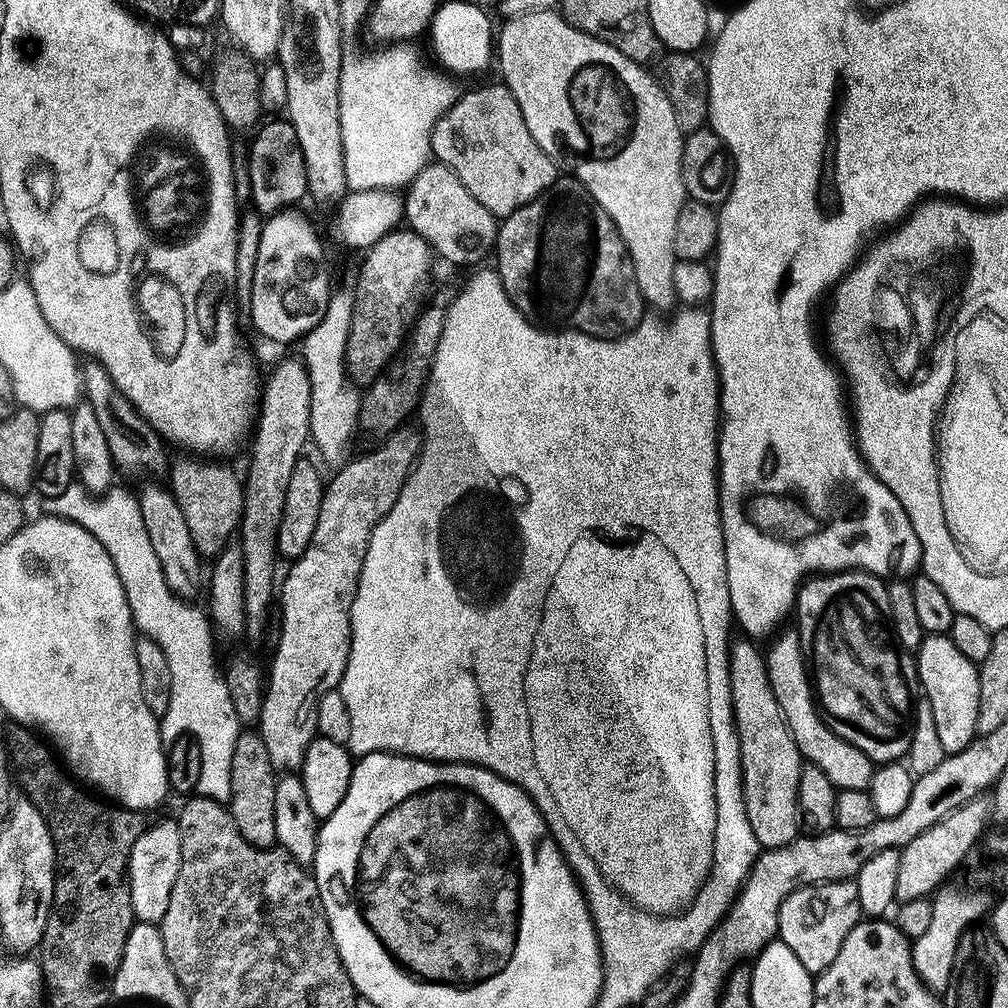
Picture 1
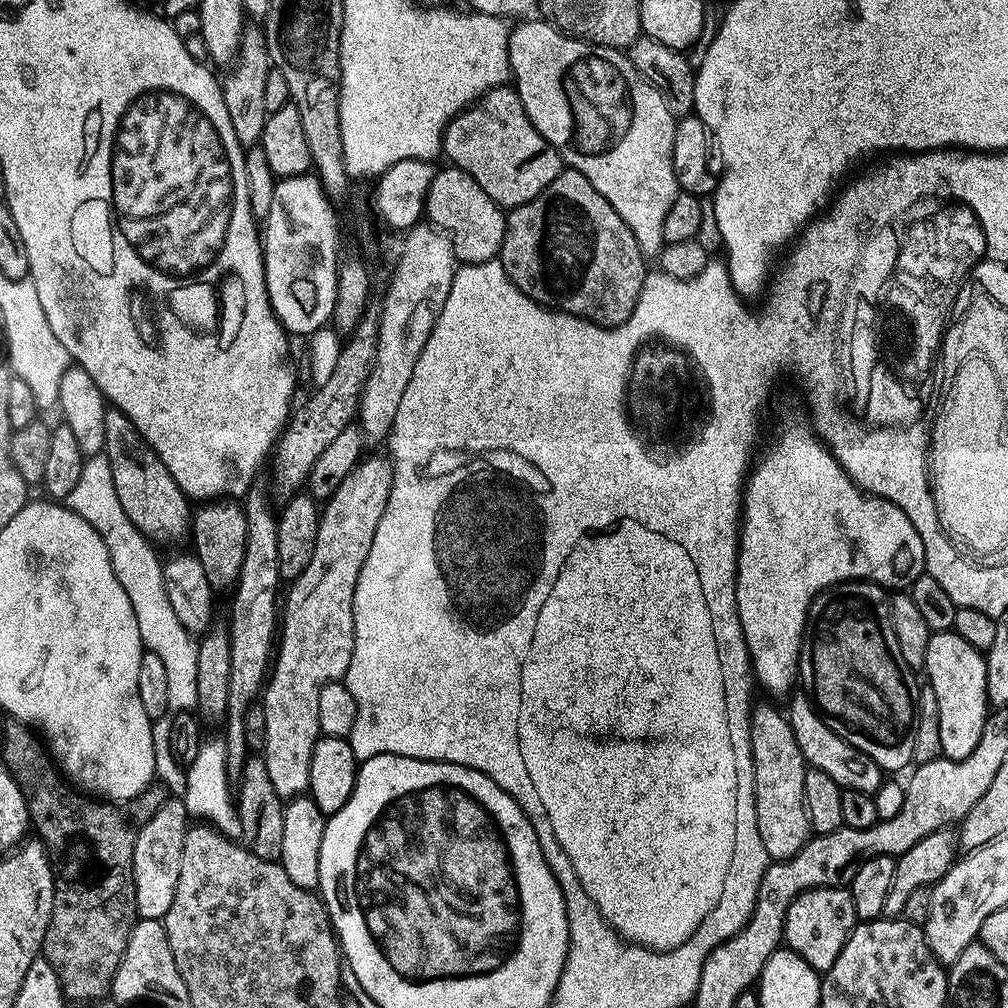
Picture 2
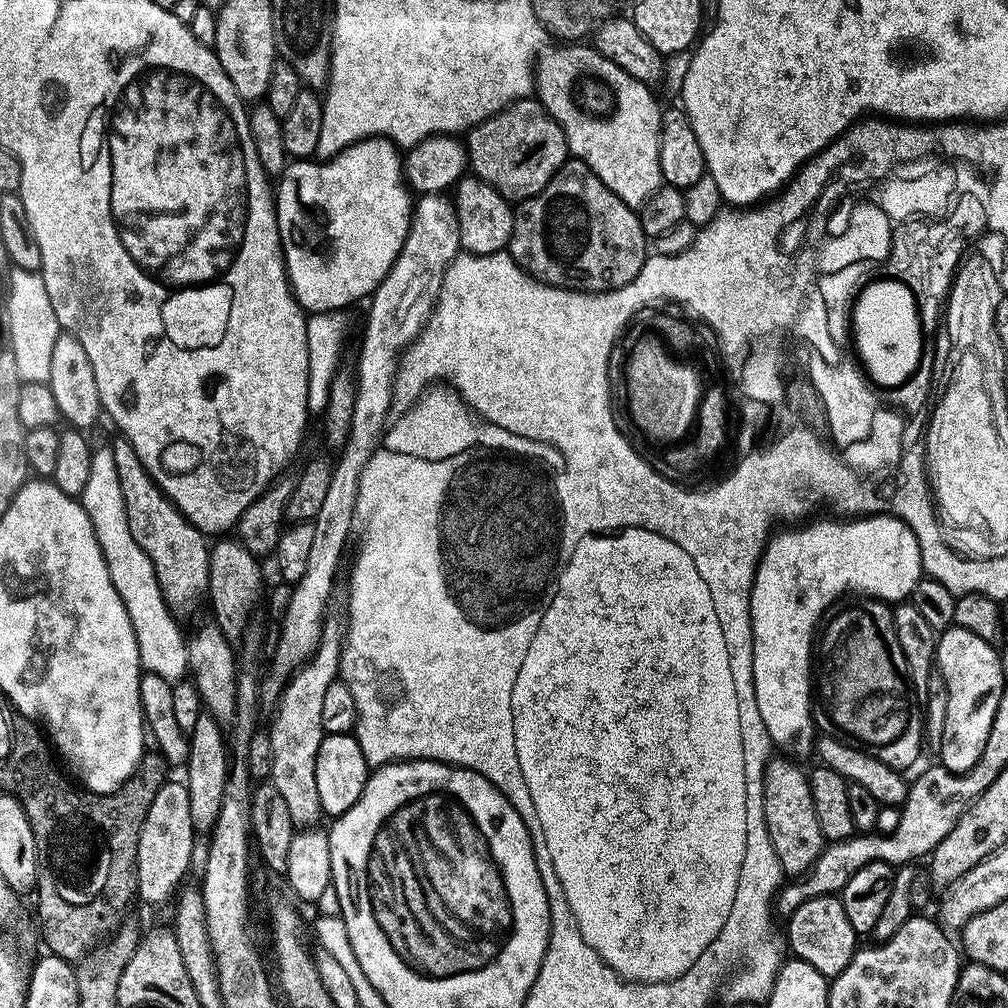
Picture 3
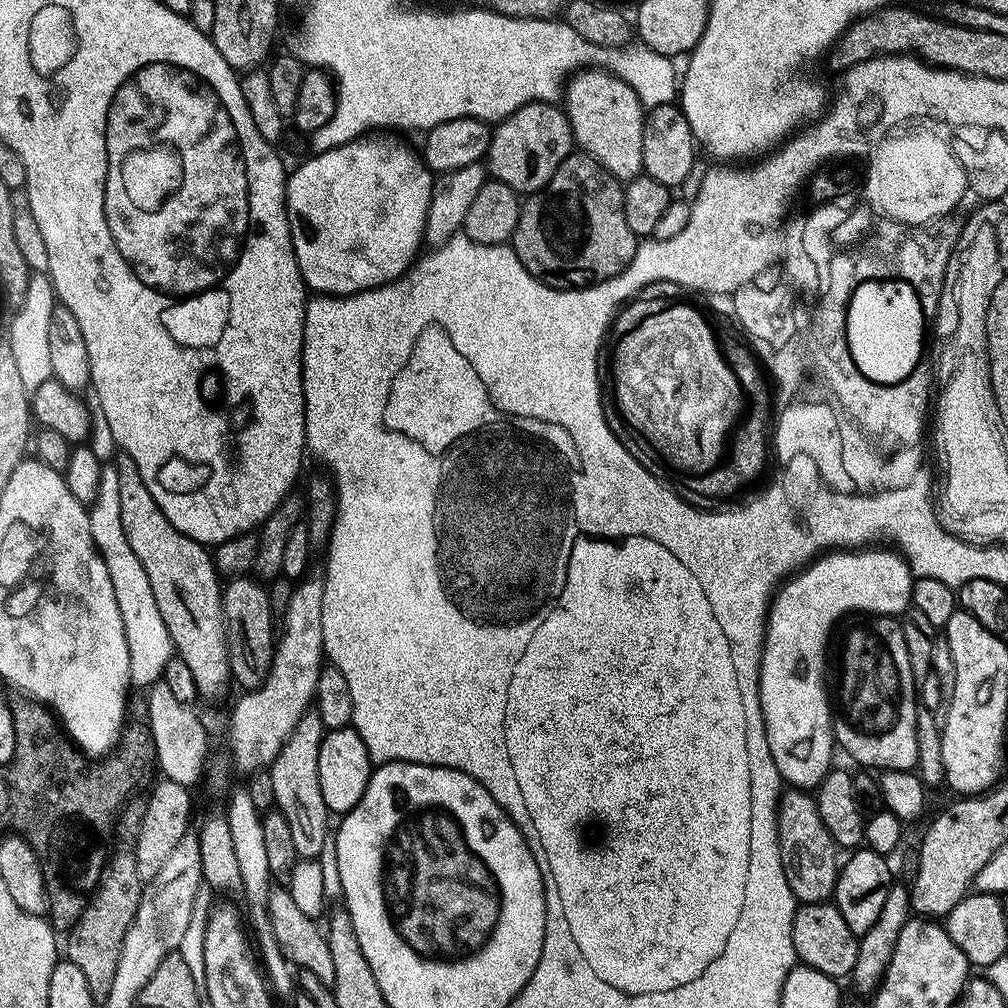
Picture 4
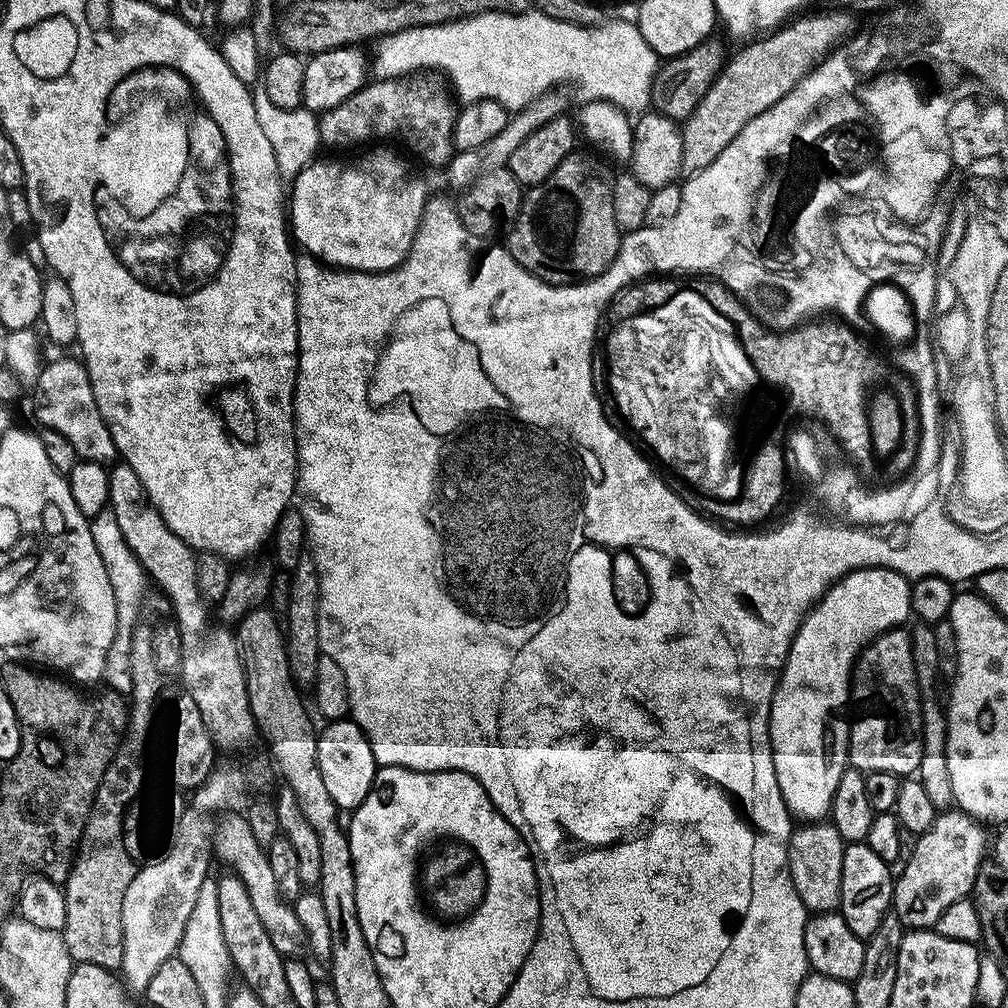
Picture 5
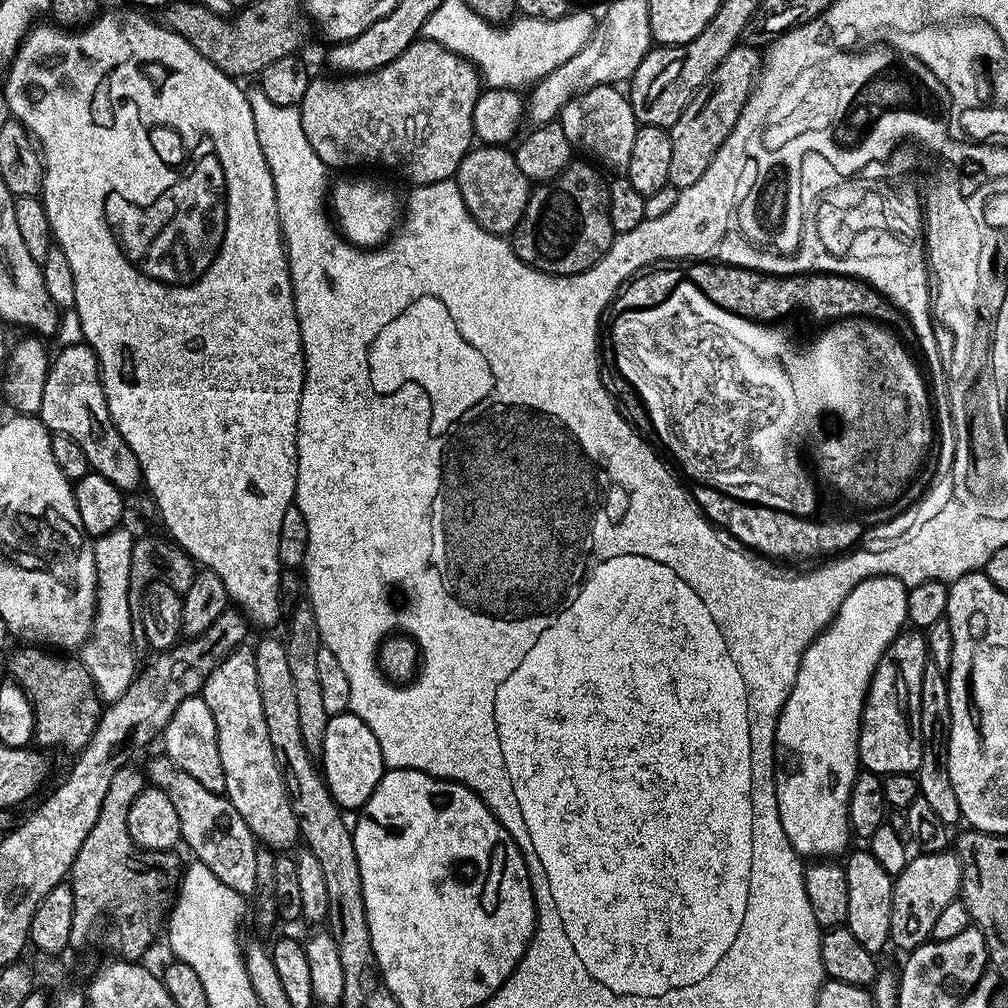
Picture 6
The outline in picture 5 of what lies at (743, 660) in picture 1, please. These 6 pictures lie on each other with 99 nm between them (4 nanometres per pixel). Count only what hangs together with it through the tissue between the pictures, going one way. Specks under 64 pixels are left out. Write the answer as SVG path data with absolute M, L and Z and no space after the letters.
M804 822L793 827L788 843L788 873L794 882L798 898L802 898L809 913L834 912L842 898L842 854L845 850L842 834L830 822Z

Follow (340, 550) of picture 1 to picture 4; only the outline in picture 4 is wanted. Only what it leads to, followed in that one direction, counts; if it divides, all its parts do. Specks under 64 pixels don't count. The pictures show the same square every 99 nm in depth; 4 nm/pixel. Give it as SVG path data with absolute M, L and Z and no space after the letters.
M308 710L294 726L287 742L270 765L274 782L275 811L281 812L290 825L292 841L297 857L314 860L323 857L324 847L330 844L330 813L326 798L322 798L322 782L318 778L318 750L324 741L326 729L315 710Z

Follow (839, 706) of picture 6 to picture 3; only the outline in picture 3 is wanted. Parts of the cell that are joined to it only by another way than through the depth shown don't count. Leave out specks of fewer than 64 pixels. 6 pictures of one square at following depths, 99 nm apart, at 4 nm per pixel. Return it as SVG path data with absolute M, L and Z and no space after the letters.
M865 514L859 518L840 518L837 524L832 520L803 524L789 527L792 528L789 532L777 531L764 545L764 553L760 556L750 589L752 677L756 683L758 710L762 714L769 741L775 747L777 744L781 753L792 758L811 757L814 752L814 637L821 623L820 615L828 607L831 609L843 592L860 592L856 594L885 602L907 601L914 586L922 579L924 570L918 538L899 515Z

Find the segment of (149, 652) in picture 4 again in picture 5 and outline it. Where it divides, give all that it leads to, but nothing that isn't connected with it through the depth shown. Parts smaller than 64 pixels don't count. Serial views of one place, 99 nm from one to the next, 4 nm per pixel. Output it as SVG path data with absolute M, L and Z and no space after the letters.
M96 518L91 521L92 537L94 538L94 546L98 546L98 554L102 554L102 562L106 566L106 574L110 574L110 586L114 586L114 598L116 599L116 609L118 610L116 640L112 644L112 648L108 652L108 667L106 669L106 684L109 689L123 694L131 693L131 670L129 668L130 654L128 653L128 641L132 639L132 629L138 623L136 615L140 612L140 603L144 600L144 580L146 584L146 573L144 567L140 565L140 559L134 554L134 550L130 550L130 546L126 544L126 538L122 538L122 529L116 522L110 518Z

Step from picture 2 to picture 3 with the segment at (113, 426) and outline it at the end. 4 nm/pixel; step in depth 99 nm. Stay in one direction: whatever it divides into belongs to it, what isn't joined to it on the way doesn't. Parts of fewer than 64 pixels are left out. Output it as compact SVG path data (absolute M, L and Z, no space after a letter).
M123 438L110 444L114 454L114 466L118 466L118 482L122 482L122 502L130 540L141 547L154 566L158 586L164 595L164 603L177 617L183 618L199 606L208 591L208 558L210 544L205 533L200 532L183 514L164 497L164 491L150 478L142 466L134 446Z

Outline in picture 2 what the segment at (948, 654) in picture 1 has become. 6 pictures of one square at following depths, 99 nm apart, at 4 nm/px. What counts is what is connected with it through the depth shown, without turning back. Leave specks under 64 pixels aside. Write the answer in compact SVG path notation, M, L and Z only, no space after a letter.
M955 630L950 632L933 632L926 646L926 662L922 669L926 683L934 686L934 694L938 694L938 726L942 729L942 756L946 760L966 758L978 746L984 733L985 723L990 715L988 702L988 662L981 649L970 646L966 638L962 638Z

